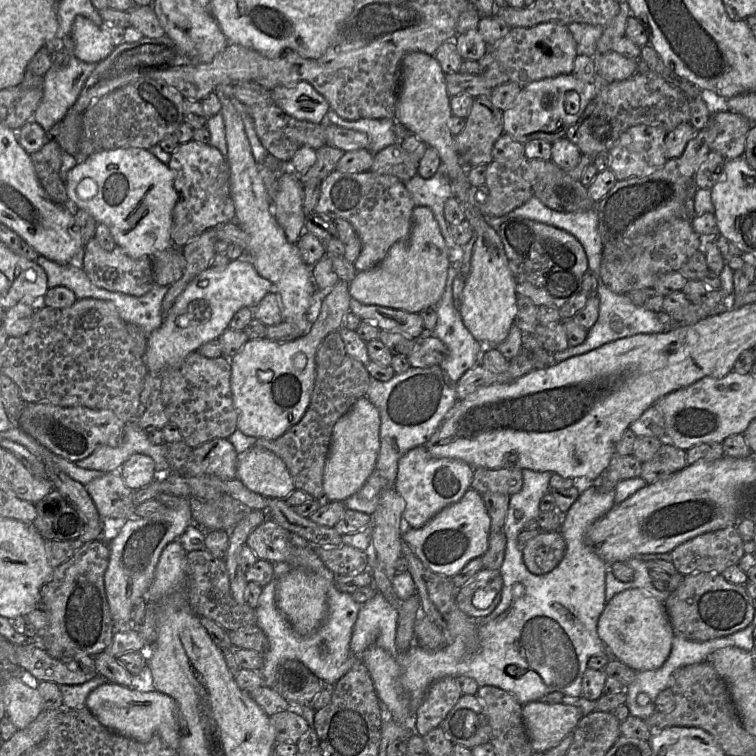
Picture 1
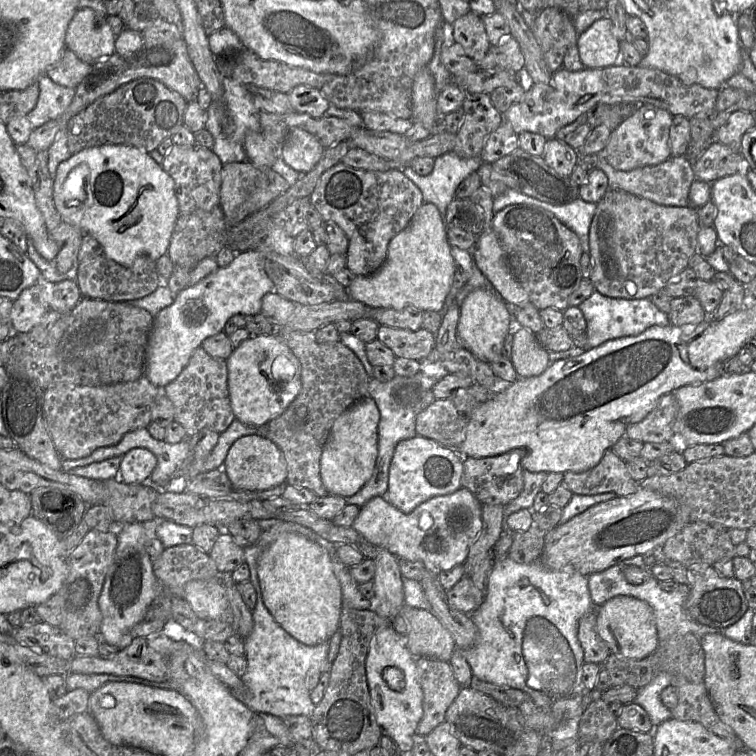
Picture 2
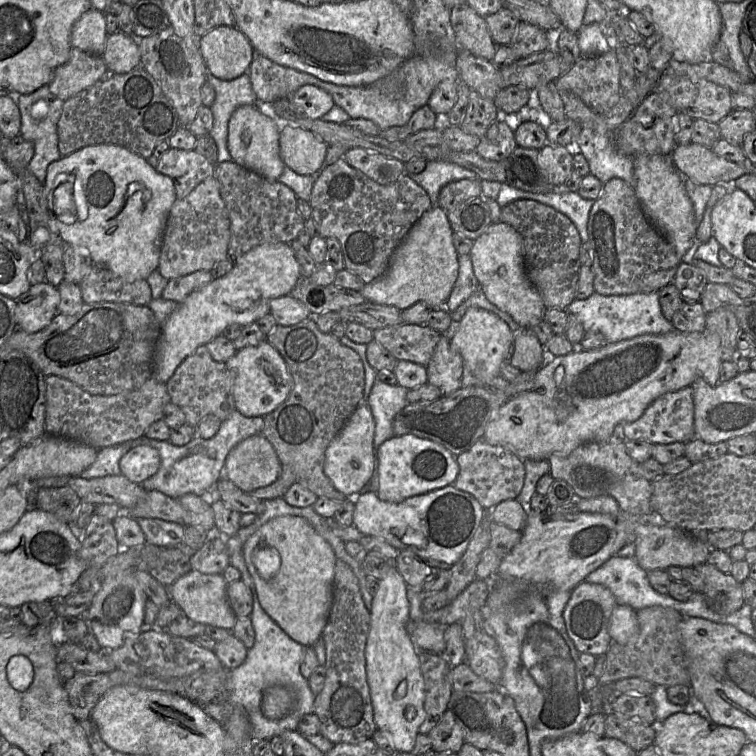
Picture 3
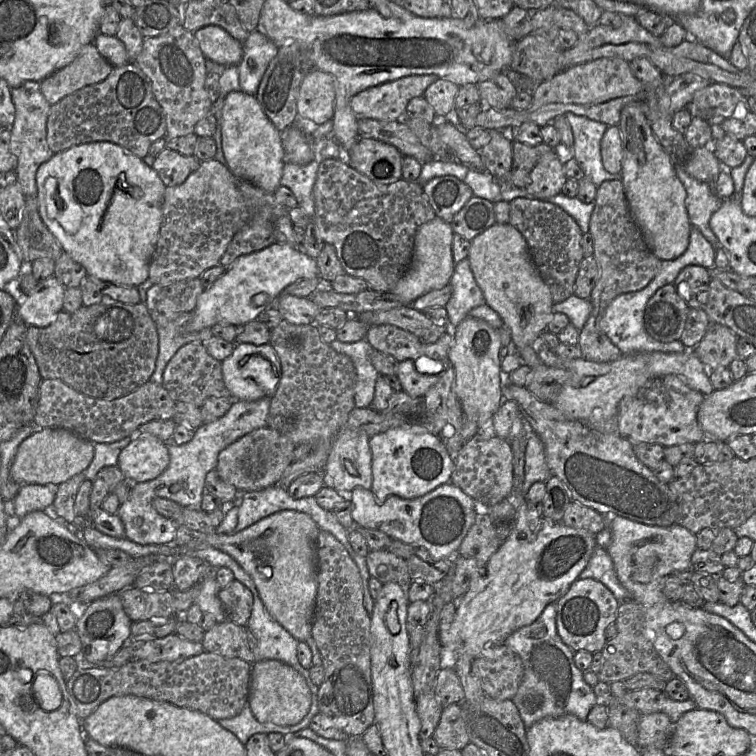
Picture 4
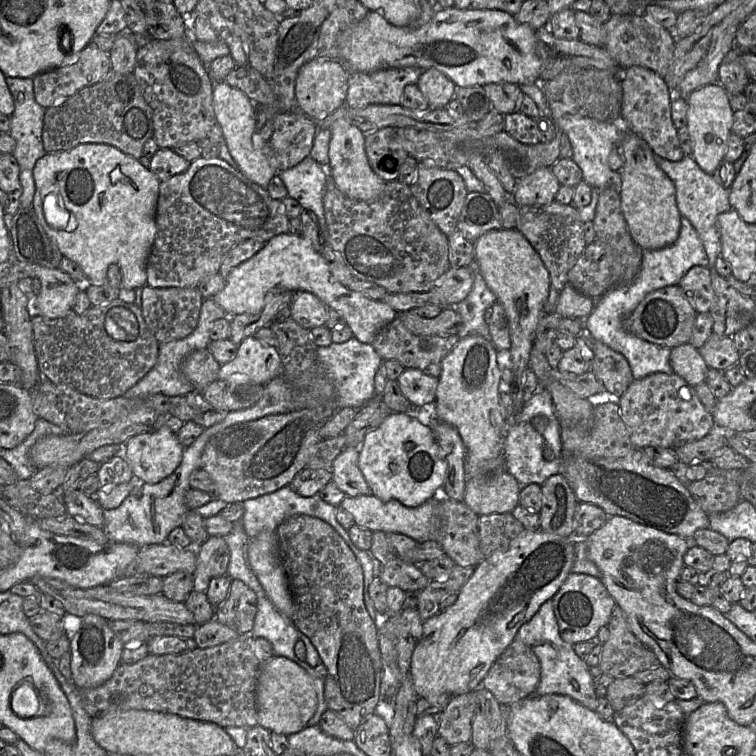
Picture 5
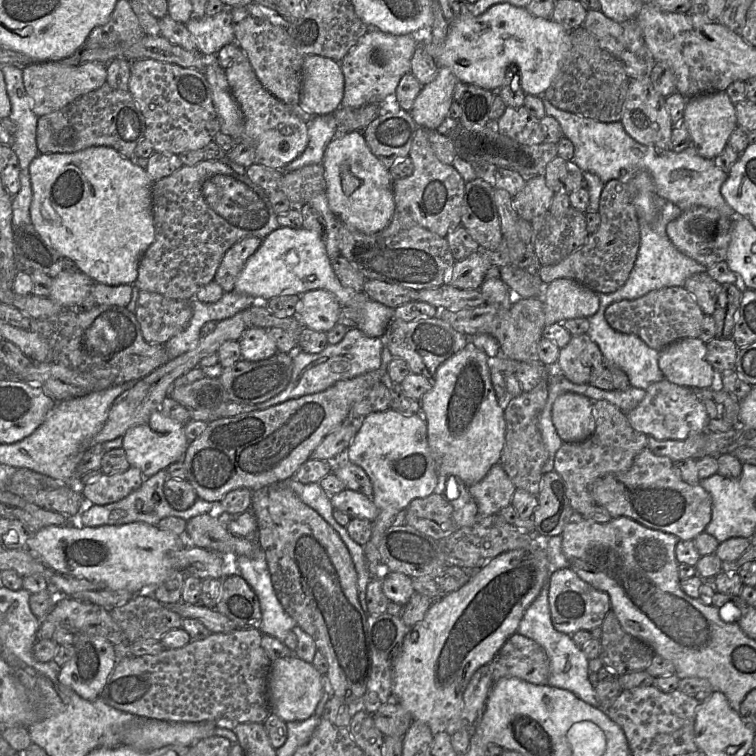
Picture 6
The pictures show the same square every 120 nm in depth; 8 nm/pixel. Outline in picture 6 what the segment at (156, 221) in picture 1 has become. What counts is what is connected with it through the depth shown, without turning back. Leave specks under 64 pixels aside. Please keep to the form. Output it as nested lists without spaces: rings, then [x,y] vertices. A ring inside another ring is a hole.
[[[92,146],[74,153],[39,154],[30,164],[33,199],[31,222],[44,241],[64,258],[77,263],[95,283],[133,285],[140,260],[155,240],[152,211],[153,182],[146,169],[108,146]]]

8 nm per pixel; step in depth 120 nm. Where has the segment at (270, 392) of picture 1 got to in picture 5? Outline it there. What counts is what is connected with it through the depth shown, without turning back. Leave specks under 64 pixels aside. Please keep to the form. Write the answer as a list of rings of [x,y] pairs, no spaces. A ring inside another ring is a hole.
[[[251,335],[238,345],[236,356],[221,365],[218,379],[266,385],[278,375],[281,375],[281,359],[277,349]]]

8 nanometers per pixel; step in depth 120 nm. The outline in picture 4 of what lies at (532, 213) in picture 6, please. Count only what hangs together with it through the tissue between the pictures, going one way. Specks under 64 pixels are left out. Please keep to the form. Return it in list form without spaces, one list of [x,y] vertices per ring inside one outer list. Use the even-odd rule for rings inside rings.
[[[551,151],[533,167],[524,189],[531,197],[546,200],[561,193],[566,180],[563,161],[556,151]]]

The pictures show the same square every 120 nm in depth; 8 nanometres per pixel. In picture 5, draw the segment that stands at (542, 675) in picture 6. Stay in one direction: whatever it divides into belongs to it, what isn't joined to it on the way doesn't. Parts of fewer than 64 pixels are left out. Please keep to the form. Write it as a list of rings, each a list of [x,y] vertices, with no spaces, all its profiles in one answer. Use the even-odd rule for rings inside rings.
[[[514,639],[488,670],[481,685],[500,705],[513,705],[534,694],[540,663],[530,647]]]

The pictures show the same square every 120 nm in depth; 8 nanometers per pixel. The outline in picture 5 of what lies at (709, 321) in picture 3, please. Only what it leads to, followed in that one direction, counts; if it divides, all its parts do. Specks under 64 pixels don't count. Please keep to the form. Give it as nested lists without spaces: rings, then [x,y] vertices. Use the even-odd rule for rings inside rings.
[[[714,332],[698,351],[710,369],[717,369],[720,372],[738,365],[741,355],[732,337]]]

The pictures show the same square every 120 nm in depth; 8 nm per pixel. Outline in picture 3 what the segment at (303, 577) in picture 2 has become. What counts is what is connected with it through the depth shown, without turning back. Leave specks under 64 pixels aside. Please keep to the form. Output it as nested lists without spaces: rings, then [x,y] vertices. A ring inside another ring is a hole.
[[[303,517],[269,520],[245,542],[243,556],[263,610],[295,642],[312,647],[327,624],[337,560],[331,545]]]

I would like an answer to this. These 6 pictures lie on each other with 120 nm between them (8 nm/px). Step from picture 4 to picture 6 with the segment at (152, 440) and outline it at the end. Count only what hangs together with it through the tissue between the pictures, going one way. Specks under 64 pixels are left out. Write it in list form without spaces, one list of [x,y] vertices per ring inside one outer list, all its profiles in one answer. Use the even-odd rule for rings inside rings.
[[[160,410],[152,412],[146,423],[129,428],[122,438],[122,448],[130,466],[139,469],[145,478],[182,460],[190,443],[184,433],[184,425],[165,416]]]

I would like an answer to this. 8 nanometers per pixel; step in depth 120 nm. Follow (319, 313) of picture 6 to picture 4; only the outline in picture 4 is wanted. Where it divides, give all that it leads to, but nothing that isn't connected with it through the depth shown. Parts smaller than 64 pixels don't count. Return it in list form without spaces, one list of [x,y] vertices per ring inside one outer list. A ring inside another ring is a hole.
[[[281,294],[272,306],[277,307],[284,320],[295,325],[315,323],[321,311],[321,308],[310,297],[297,297],[289,294]]]

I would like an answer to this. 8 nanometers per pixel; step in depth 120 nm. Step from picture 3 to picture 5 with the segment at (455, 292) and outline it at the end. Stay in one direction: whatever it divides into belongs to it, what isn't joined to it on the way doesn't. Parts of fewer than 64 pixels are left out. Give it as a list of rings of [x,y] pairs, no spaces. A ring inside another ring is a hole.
[[[472,261],[468,267],[472,270],[474,281],[466,298],[448,309],[455,310],[462,318],[462,324],[458,331],[458,337],[465,338],[471,335],[479,335],[491,341],[489,326],[484,318],[484,312],[491,308],[496,301],[493,292],[487,287],[478,265]]]

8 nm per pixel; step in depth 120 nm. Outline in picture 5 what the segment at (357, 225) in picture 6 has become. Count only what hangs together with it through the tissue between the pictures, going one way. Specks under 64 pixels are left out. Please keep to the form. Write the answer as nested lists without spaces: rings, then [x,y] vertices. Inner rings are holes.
[[[338,118],[330,128],[332,138],[329,145],[328,167],[336,186],[349,198],[365,202],[375,201],[382,194],[386,182],[375,174],[368,162],[365,133],[345,118]]]

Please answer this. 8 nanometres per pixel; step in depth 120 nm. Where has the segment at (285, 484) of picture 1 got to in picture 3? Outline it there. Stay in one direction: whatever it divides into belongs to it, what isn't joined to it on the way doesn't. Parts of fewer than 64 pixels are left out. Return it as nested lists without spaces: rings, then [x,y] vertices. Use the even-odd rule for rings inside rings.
[[[261,434],[250,436],[228,453],[223,476],[245,493],[266,487],[281,475],[282,464],[272,444]]]

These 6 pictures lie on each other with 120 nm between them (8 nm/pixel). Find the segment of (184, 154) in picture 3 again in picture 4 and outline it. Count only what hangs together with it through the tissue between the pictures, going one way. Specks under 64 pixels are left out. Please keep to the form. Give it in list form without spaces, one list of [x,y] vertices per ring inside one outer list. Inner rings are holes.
[[[165,147],[155,158],[153,169],[167,186],[177,186],[185,182],[188,176],[201,164],[195,155],[184,156]]]

